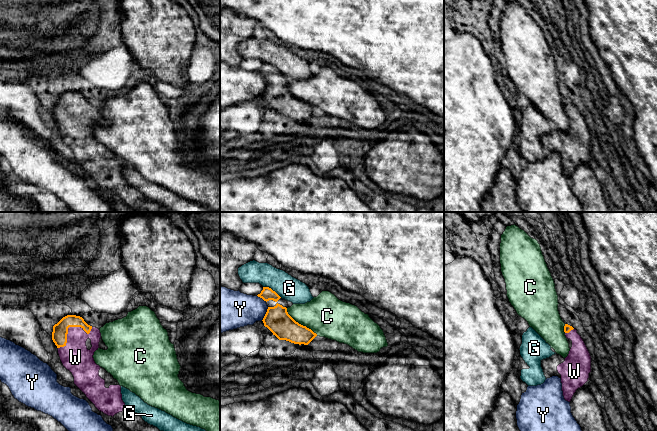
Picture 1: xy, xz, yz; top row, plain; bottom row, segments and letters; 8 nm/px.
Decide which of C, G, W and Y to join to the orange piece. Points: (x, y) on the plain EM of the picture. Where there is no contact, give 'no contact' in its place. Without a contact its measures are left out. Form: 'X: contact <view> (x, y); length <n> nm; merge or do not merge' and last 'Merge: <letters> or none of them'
C: contact xz (300, 100); length 340 nm; do not merge
G: contact xz (271, 65); length 180 nm; do not merge
W: contact xy (69, 102); length 320 nm; merge
Y: contact xz (265, 90); length 130 nm; do not merge
Merge: W

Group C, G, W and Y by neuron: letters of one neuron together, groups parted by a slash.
C / G / W / Y

